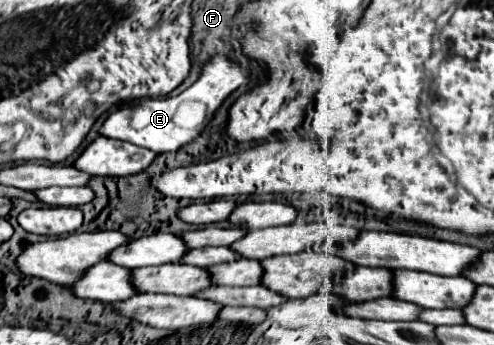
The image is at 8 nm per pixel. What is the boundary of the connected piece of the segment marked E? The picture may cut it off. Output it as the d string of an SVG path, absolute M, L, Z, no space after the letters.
M216 55L202 67L200 79L184 93L166 99L142 99L138 105L120 107L106 117L98 133L108 139L130 141L154 153L178 151L190 139L198 137L198 133L204 129L204 125L208 125L214 111L224 103L224 99L238 87L246 85L246 81L248 81L248 73L242 65L232 63L222 55Z

